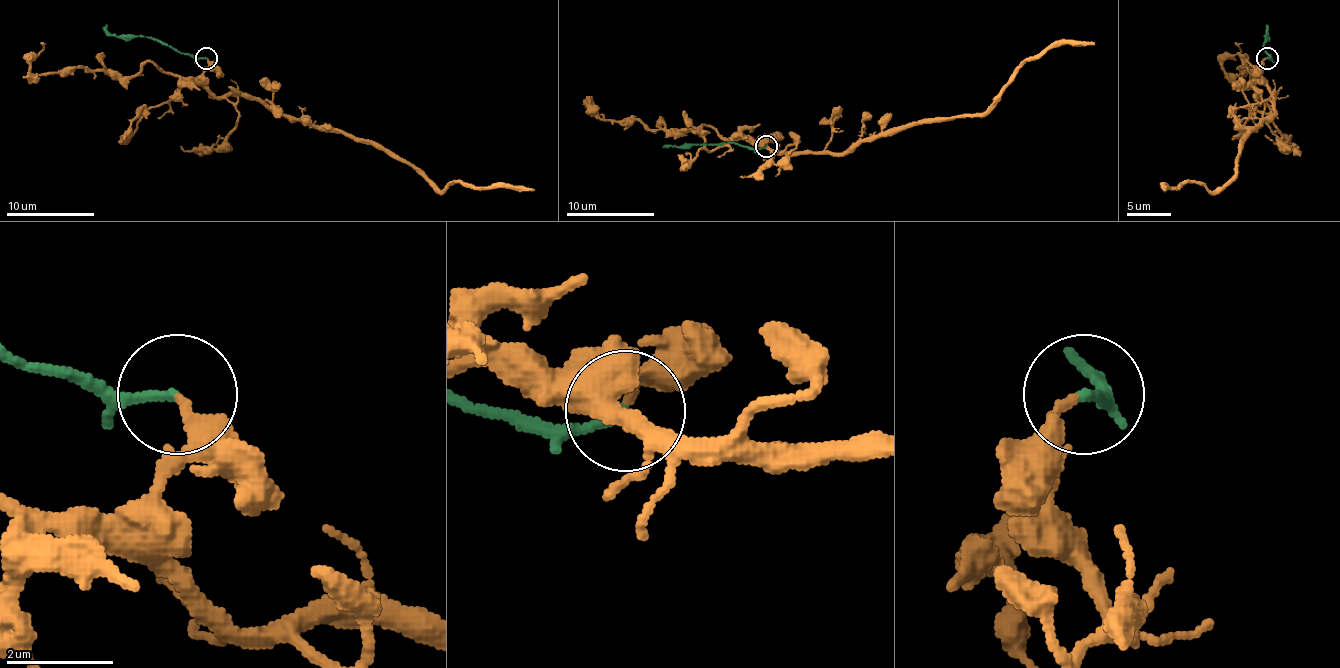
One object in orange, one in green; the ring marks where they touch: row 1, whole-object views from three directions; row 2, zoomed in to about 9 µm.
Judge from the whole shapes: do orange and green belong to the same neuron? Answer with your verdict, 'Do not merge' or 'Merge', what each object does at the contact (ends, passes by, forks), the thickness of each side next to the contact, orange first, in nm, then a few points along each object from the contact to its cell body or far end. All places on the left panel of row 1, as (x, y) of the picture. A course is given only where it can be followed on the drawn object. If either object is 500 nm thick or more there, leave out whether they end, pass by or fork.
Merge. At the ring orange ends. At the ring green ends. Thickness 190 nm (orange) against 160 nm. Course of orange: (207, 57), (205, 81), (218, 97), (260, 97), (304, 123), (375, 141), (439, 190), (450, 183), (534, 190). Course of green: (207, 57), (185, 55), (149, 37), (114, 37), (105, 24)

